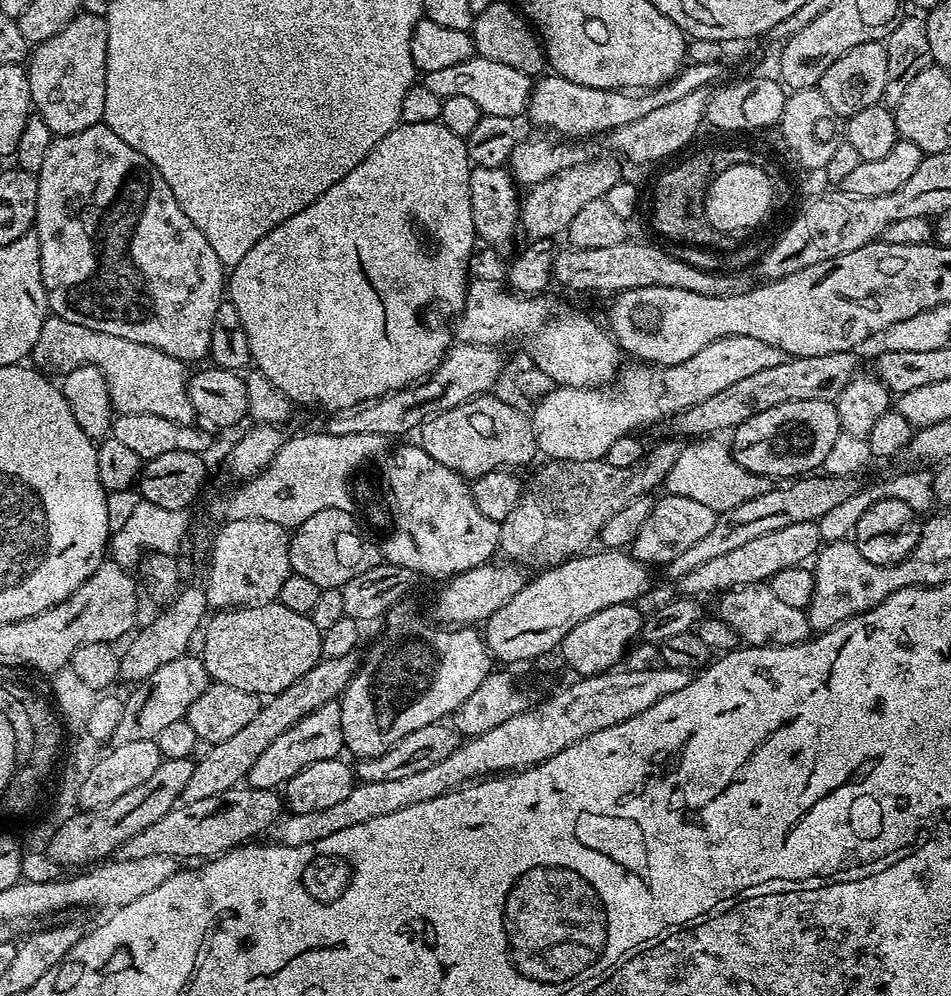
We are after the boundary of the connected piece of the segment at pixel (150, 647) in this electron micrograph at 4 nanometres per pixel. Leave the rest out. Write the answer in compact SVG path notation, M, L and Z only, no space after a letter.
M184 586L181 587L178 595L172 599L171 604L157 612L160 613L157 614L156 620L150 621L144 629L141 627L131 637L131 640L133 639L132 645L120 652L119 679L121 681L146 681L150 678L150 674L154 674L154 670L158 670L158 666L166 666L166 662L174 662L174 658L185 655L191 649L188 647L191 646L192 639L195 636L197 639L198 633L201 631L202 625L209 615L210 605L203 587L188 588L188 586Z

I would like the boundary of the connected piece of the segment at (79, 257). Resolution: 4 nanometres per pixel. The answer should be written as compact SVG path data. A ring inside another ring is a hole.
M101 122L86 130L78 130L78 134L57 136L50 142L50 151L42 162L42 170L35 173L38 182L38 206L34 231L40 246L42 262L42 282L46 286L48 306L51 315L66 318L66 322L78 322L78 326L90 326L90 330L98 330L102 334L118 334L118 338L130 338L130 342L142 342L146 346L154 346L166 354L185 362L200 360L211 353L210 340L214 330L214 314L218 314L218 306L226 296L226 266L218 262L218 254L210 242L206 242L206 234L186 218L186 210L178 206L178 198L174 198L174 190L166 186L166 178L158 174L154 162L146 158L130 142L122 142L114 130Z

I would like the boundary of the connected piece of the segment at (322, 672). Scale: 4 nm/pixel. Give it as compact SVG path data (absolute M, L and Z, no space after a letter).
M353 654L342 658L321 658L294 686L286 686L278 695L271 697L267 702L261 703L258 714L243 730L238 730L226 742L207 745L199 753L200 760L194 763L194 774L190 774L186 782L186 790L182 790L181 801L185 804L199 802L201 798L210 798L214 794L222 794L226 790L237 787L247 777L250 766L258 762L258 757L266 751L266 746L286 734L294 722L302 722L306 714L314 714L318 706L326 706L326 702L339 700L343 696L346 686L356 677L356 671L362 663L359 655Z

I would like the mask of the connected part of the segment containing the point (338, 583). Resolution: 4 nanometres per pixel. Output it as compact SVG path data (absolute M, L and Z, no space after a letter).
M318 510L297 526L288 538L290 550L290 566L293 572L302 574L302 578L310 578L319 588L343 588L350 578L358 578L358 574L366 574L374 566L382 562L382 552L376 544L360 529L355 515L349 510Z

